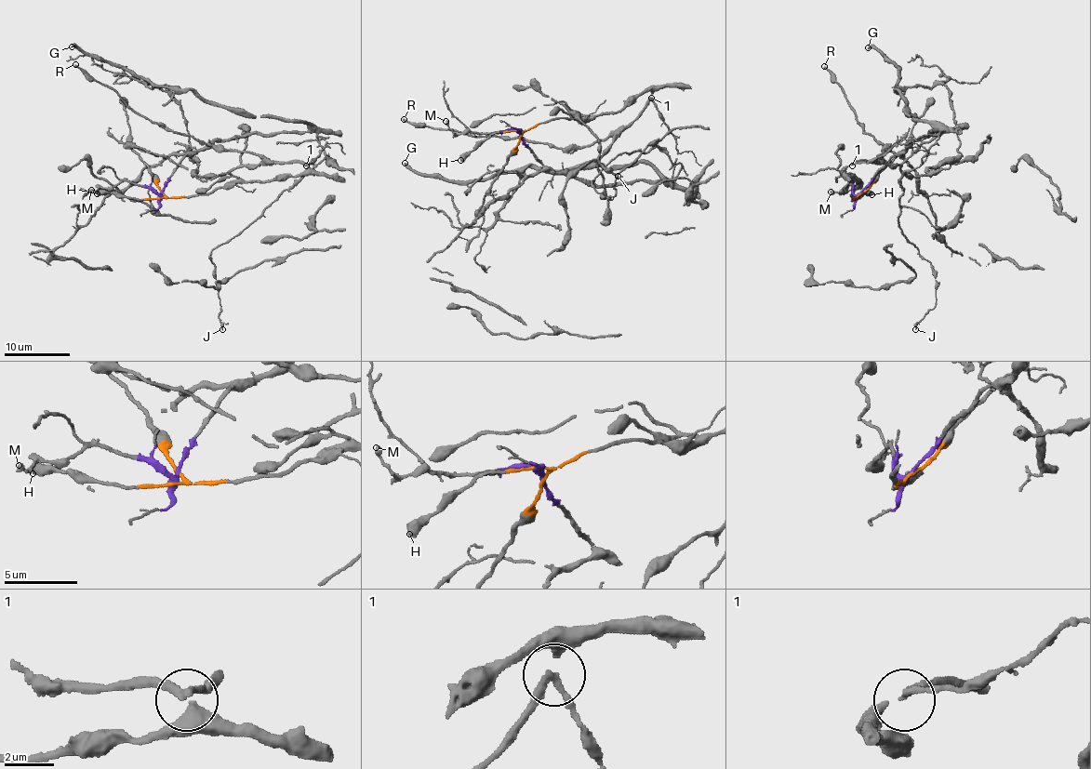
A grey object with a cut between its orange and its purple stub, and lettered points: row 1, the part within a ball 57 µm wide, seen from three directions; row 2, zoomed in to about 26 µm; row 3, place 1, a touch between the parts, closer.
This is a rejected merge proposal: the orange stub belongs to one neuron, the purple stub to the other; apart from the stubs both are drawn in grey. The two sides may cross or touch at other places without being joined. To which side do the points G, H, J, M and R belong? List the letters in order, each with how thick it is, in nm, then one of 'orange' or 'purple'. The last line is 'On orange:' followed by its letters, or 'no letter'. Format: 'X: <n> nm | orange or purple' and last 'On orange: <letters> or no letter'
G: 320 nm | purple
H: 650 nm | orange
J: 170 nm | purple
M: 360 nm | purple
R: 220 nm | orange
On orange: H, R

